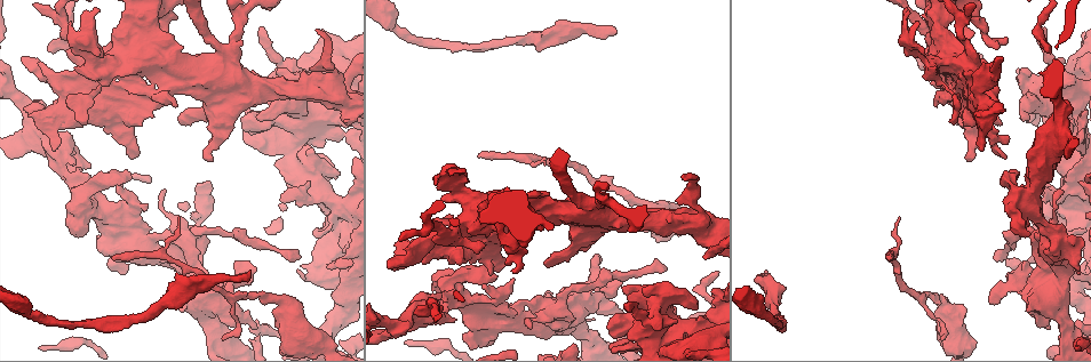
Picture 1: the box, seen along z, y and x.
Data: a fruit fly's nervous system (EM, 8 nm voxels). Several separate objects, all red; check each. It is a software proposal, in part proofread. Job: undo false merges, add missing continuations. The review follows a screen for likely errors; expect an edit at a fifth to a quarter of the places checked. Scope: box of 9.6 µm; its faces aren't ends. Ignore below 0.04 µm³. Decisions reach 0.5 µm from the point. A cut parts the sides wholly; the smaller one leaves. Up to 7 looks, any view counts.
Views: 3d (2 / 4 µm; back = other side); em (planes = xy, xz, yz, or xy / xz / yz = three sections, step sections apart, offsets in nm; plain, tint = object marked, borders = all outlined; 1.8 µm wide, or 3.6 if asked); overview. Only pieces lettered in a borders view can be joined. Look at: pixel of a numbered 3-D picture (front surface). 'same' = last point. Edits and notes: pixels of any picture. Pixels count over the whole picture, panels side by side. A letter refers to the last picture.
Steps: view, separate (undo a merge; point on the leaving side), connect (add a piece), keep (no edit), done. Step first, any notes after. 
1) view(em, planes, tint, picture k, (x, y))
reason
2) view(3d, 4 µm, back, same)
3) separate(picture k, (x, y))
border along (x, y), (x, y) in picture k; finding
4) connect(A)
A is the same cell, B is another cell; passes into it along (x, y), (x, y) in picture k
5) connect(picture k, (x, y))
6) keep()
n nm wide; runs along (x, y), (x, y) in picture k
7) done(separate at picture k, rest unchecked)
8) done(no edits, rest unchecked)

view(em, yz, step 8, tint, picture 1, (113, 260))
free end

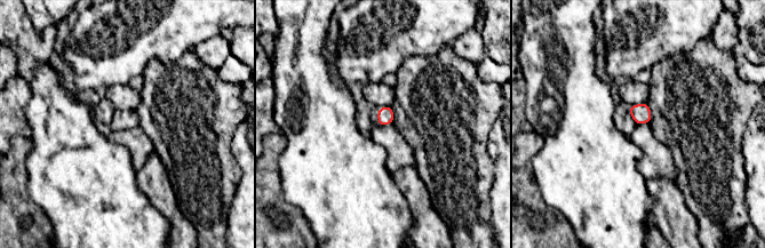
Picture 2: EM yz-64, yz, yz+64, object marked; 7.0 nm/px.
view(em, planes, borders, same)

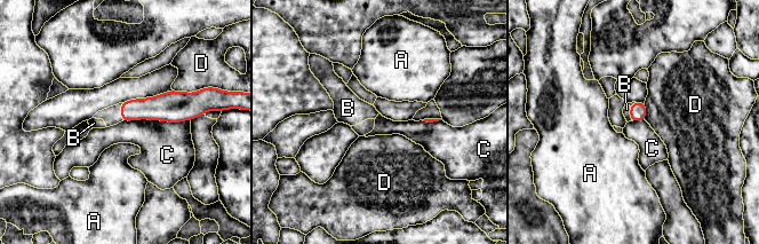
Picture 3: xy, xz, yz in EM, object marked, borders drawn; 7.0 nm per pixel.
connect(B)
B is the same cell, A, C and D are other cells; passes into it along (638, 111), (630, 113), (626, 109) in picture 3; it goes on there

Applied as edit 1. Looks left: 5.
view(3d, 4 µm, picture 1, (617, 31))
branch stops here

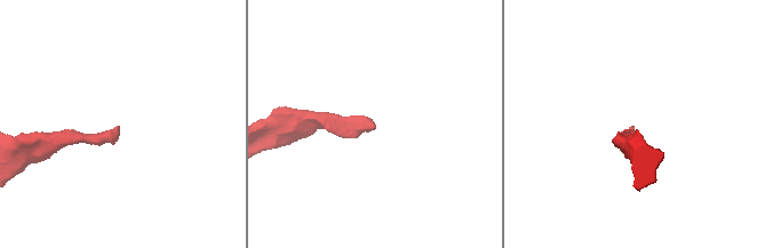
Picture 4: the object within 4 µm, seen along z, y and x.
view(em, planes, borders, picture 4, (633, 127))
now the EM

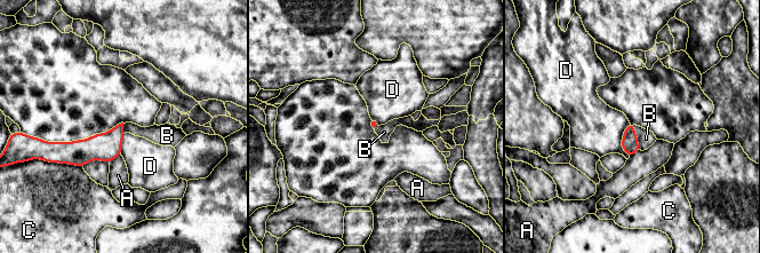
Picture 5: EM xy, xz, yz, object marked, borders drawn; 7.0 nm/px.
connect(B)
D touches over 260 nm; B is the same cell, A, C and D are other cells; it goes on there

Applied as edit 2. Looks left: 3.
view(3d, 4 µm, picture 1, (661, 341))
sudden change in width

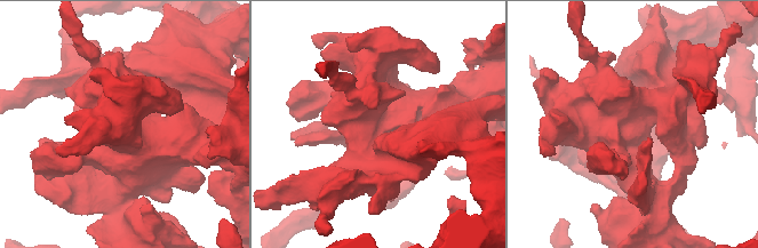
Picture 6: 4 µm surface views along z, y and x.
view(em, 3.6 µm, planes, tint, picture 6, (377, 124))
need the tissue

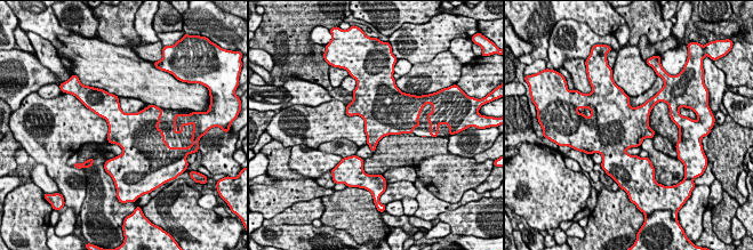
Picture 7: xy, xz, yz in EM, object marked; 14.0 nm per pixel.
view(em, 3.6 µm, planes, borders, same)

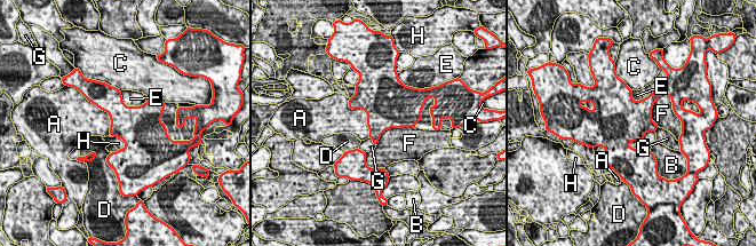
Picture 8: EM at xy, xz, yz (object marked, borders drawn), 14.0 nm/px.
keep()
A, B, C, D, E, F, G and H are other cells; border along (415, 126), (388, 128), (376, 145) in picture 8; one neuron here

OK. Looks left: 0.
done(connect at picture 3, connect at picture 5, rest unchecked)

